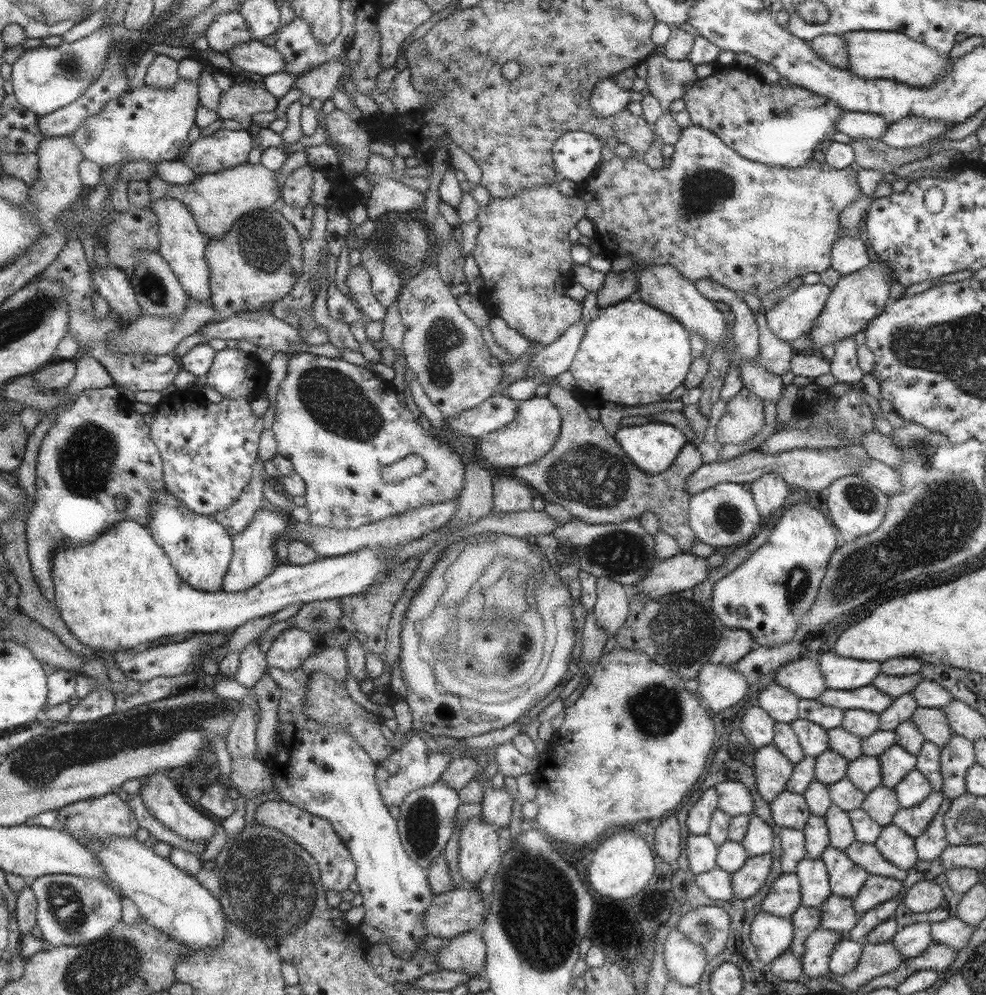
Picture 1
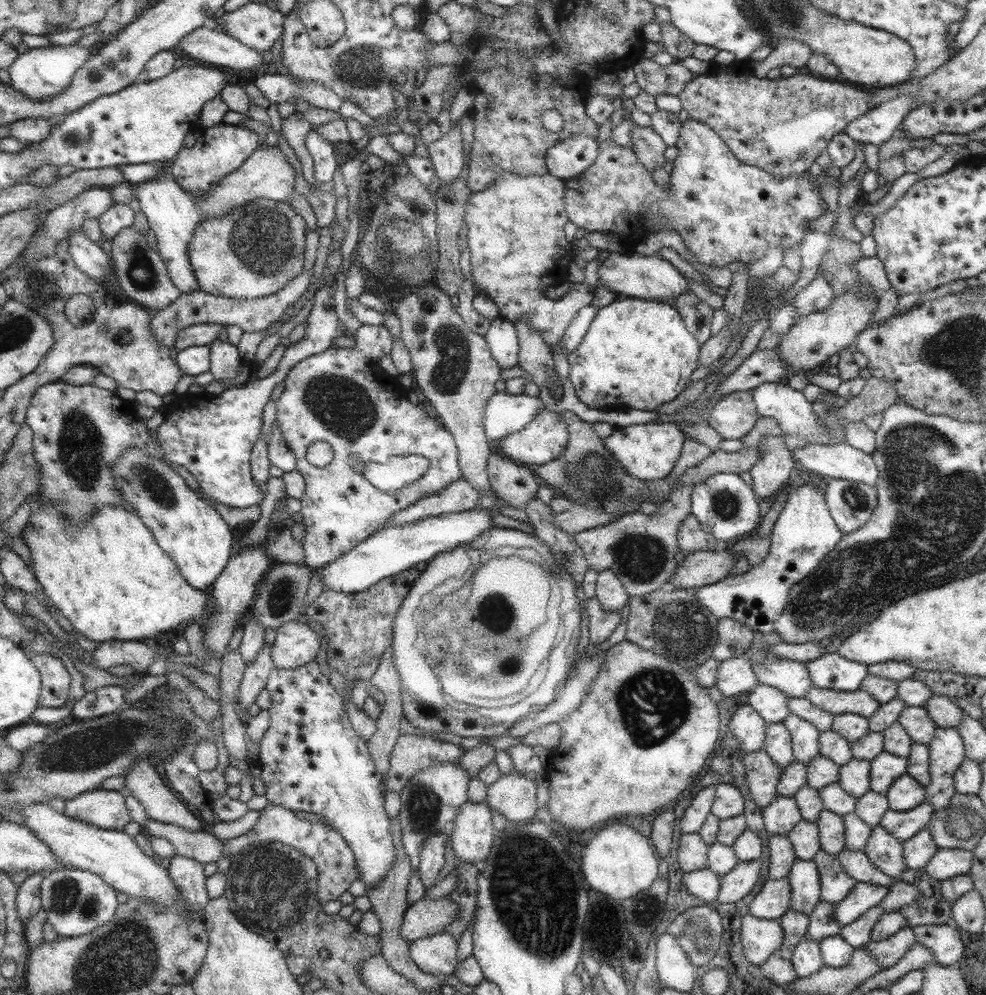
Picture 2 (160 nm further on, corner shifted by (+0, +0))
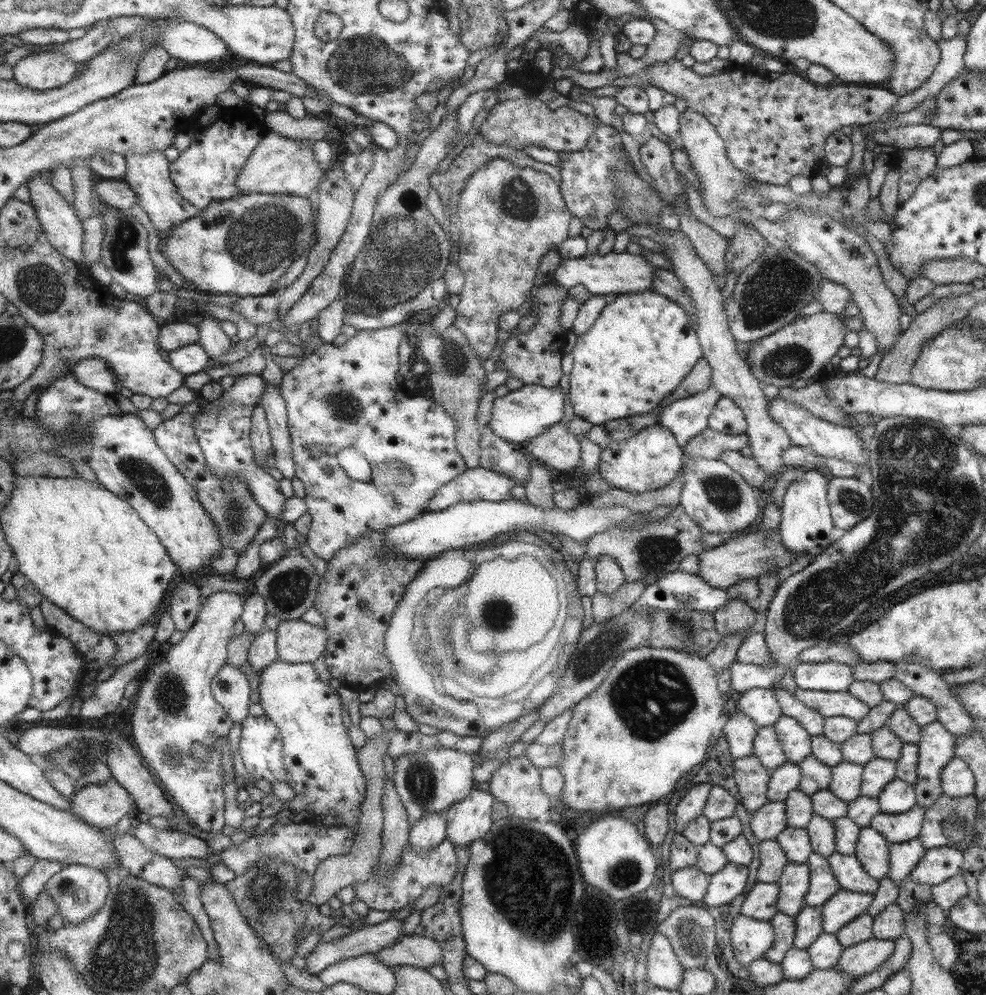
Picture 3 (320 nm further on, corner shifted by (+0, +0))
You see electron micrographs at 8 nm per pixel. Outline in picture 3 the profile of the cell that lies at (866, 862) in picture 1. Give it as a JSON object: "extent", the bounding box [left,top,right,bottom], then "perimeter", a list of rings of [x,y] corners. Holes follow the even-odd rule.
{"extent":[827,852,879,894],"perimeter":[[[835,852],[827,859],[839,888],[865,894],[872,894],[878,889],[879,882],[864,871],[855,855],[843,855]]]}

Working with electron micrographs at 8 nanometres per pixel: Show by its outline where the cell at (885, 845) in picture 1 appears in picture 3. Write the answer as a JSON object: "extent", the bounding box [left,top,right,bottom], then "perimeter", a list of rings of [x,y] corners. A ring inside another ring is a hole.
{"extent":[854,827,887,880],"perimeter":[[[860,827],[854,855],[864,871],[873,879],[879,880],[887,874],[887,848],[887,842],[873,828]]]}

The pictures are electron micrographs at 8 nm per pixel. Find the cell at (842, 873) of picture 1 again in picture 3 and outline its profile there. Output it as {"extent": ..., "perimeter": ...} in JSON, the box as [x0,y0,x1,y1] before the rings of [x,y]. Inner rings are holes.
{"extent":[804,853,839,908],"perimeter":[[[811,853],[807,856],[806,863],[808,866],[808,890],[804,894],[804,904],[821,908],[824,902],[837,892],[839,886],[825,856]]]}

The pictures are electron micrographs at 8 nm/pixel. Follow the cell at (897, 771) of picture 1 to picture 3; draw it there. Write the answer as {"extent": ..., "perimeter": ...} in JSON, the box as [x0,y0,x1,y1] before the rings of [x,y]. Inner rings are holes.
{"extent":[859,757,897,799],"perimeter":[[[873,757],[862,768],[859,795],[869,799],[878,799],[884,787],[896,778],[897,764],[893,760]]]}

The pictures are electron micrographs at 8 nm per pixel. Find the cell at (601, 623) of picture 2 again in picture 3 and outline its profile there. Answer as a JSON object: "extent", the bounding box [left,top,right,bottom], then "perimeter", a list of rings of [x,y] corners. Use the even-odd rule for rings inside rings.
{"extent":[590,581,646,623],"perimeter":[[[643,581],[625,582],[611,594],[595,591],[590,597],[592,602],[593,623],[600,623],[609,617],[617,616],[633,604],[644,592],[646,584]]]}

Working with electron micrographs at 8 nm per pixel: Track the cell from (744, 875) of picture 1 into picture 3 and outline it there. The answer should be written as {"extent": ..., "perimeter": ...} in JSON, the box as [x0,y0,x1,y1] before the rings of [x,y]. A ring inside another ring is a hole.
{"extent":[700,863,747,906],"perimeter":[[[725,863],[721,870],[710,875],[705,894],[700,904],[705,906],[727,905],[745,886],[747,867]]]}

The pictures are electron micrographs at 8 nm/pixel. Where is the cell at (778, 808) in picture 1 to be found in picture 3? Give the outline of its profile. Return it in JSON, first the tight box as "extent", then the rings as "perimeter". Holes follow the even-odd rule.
{"extent":[750,802,786,841],"perimeter":[[[767,802],[753,812],[750,819],[751,835],[760,841],[774,840],[786,827],[785,804]]]}

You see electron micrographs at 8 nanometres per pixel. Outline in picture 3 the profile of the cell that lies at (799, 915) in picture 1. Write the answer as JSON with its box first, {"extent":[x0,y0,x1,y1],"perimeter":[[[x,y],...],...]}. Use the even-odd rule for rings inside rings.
{"extent":[763,912,795,964],"perimeter":[[[777,912],[768,922],[773,926],[774,937],[772,945],[763,954],[763,958],[773,964],[779,964],[787,949],[792,947],[793,937],[795,936],[795,921],[793,921],[793,917]]]}

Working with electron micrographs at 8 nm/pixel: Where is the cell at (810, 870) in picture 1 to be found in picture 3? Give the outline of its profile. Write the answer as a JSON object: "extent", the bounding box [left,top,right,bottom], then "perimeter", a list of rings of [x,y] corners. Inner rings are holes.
{"extent":[775,863,808,917],"perimeter":[[[788,863],[775,883],[778,886],[778,912],[795,917],[805,907],[804,894],[808,890],[807,863]]]}

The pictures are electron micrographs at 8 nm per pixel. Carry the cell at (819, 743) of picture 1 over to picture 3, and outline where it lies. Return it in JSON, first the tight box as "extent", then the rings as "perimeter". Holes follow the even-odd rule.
{"extent":[772,715,812,764],"perimeter":[[[781,715],[772,727],[787,762],[797,764],[811,754],[812,736],[795,718]]]}

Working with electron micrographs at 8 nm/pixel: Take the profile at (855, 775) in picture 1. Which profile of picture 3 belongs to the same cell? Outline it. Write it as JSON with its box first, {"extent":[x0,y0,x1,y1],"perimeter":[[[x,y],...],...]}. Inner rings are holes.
{"extent":[827,761,863,804],"perimeter":[[[842,761],[831,767],[831,782],[827,790],[833,792],[833,795],[845,804],[852,802],[861,796],[859,790],[862,772],[863,768],[857,764]]]}

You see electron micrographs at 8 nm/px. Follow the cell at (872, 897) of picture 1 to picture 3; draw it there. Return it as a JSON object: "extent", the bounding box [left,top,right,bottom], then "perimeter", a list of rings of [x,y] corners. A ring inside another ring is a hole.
{"extent":[819,889,872,935],"perimeter":[[[837,889],[837,892],[819,908],[822,932],[836,935],[849,922],[865,914],[871,902],[872,894]]]}

